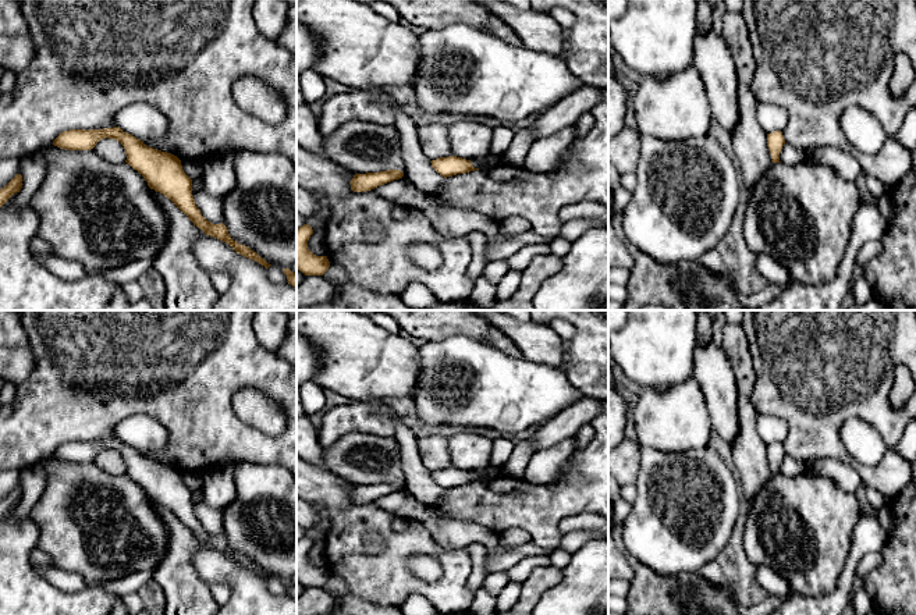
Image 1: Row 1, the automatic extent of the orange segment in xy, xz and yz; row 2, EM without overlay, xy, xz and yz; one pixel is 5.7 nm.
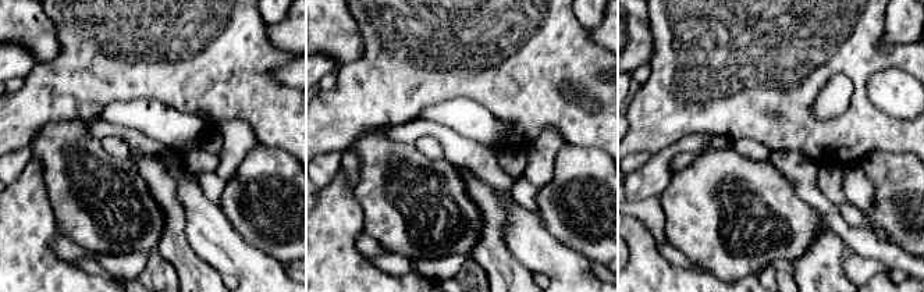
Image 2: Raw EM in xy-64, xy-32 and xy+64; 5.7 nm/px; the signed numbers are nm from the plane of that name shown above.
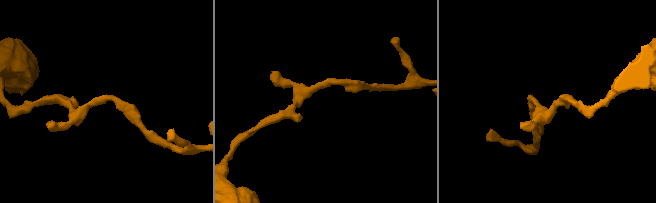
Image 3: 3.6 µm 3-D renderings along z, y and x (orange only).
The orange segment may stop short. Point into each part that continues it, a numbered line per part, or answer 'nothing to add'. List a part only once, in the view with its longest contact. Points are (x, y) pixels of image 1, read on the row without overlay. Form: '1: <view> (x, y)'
nothing to add

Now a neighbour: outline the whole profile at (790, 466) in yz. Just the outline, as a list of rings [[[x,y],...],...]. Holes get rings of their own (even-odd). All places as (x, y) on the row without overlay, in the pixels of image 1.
[[[785,455],[780,465],[780,473],[792,477],[807,470],[807,465]]]

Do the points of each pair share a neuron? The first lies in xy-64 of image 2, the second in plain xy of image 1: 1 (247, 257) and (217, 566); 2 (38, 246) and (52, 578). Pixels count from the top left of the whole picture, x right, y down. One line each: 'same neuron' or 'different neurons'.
1: same neuron
2: different neurons

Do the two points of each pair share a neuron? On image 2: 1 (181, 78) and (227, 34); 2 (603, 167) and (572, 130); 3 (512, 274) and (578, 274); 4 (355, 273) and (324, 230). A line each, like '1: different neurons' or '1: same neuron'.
1: same neuron
2: different neurons
3: different neurons
4: same neuron

